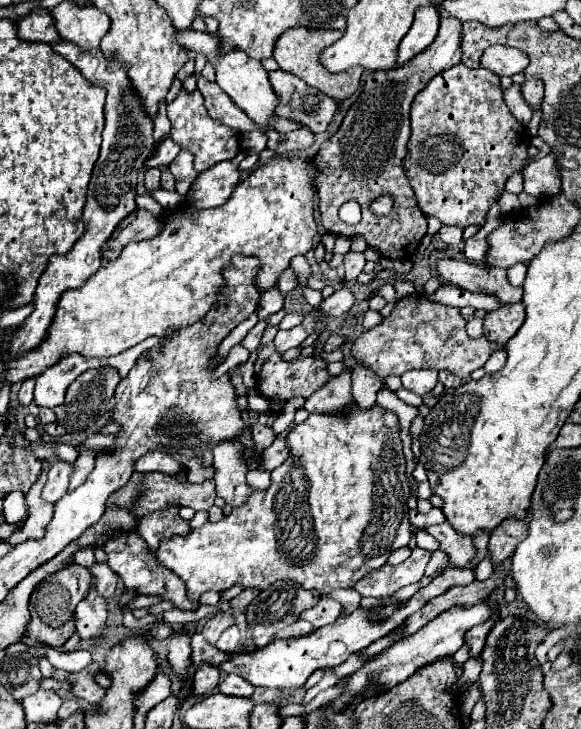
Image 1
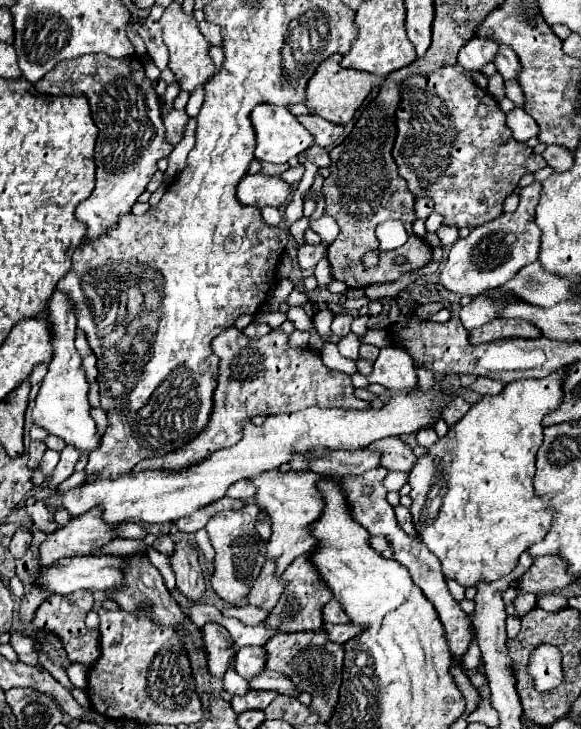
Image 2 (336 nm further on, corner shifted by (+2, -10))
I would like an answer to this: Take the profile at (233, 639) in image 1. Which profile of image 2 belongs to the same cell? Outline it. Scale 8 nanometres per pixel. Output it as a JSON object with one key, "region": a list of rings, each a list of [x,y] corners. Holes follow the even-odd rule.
{"region":[[[262,646],[240,648],[234,658],[234,668],[244,680],[252,680],[266,666],[266,650]]]}

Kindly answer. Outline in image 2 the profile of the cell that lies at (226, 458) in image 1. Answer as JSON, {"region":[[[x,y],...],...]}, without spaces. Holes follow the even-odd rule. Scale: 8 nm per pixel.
{"region":[[[248,504],[244,510],[228,510],[216,514],[208,524],[206,530],[210,534],[210,542],[216,550],[216,572],[212,576],[212,588],[214,592],[232,606],[246,606],[248,604],[248,592],[250,584],[258,578],[264,562],[266,562],[266,544],[260,540],[256,532],[256,514],[258,506]]]}

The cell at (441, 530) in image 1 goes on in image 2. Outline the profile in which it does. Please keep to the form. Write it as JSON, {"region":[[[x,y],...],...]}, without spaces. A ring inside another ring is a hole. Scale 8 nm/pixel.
{"region":[[[396,506],[394,508],[396,512],[396,520],[398,520],[398,526],[402,526],[402,530],[406,530],[410,536],[416,536],[414,532],[414,526],[412,526],[412,516],[410,516],[410,510],[404,508],[404,506]]]}

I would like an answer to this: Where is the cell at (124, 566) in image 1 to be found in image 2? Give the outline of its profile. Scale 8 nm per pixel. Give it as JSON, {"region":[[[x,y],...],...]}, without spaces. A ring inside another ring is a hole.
{"region":[[[206,624],[204,626],[204,648],[208,654],[208,672],[216,678],[224,678],[236,654],[232,650],[234,640],[230,640],[230,634],[226,632],[226,628],[218,624]]]}

